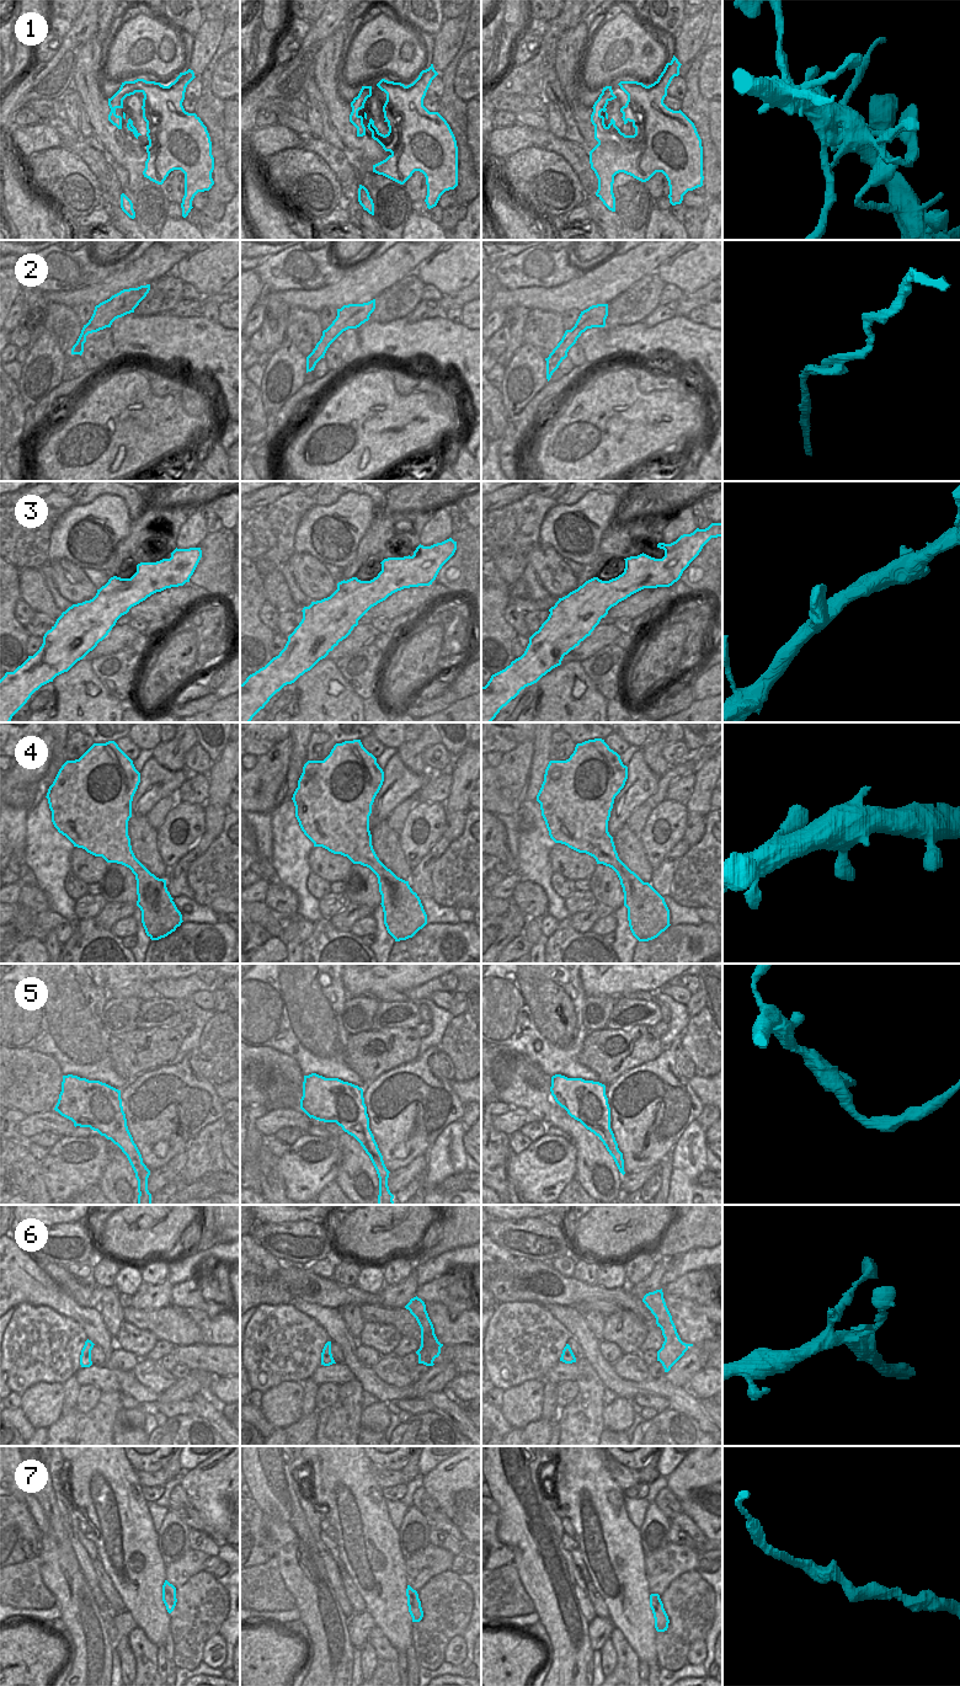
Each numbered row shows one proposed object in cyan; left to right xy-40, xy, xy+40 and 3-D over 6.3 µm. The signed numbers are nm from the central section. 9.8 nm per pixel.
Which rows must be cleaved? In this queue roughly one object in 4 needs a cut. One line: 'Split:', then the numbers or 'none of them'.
Split: none of them

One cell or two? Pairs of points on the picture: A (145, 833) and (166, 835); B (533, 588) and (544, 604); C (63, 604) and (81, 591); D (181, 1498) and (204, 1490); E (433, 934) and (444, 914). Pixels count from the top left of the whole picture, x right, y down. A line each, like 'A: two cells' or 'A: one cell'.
A: two cells
B: two cells
C: two cells
D: two cells
E: two cells

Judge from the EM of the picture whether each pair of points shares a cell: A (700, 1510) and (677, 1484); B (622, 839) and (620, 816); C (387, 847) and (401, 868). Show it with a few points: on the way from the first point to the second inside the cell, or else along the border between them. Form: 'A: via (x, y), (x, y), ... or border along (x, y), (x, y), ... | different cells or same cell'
A: border along (709, 1484), (693, 1488), (684, 1499), (680, 1500) | different cells
B: border along (625, 825), (612, 836) | different cells
C: via (389, 852), (396, 863) | same cell

